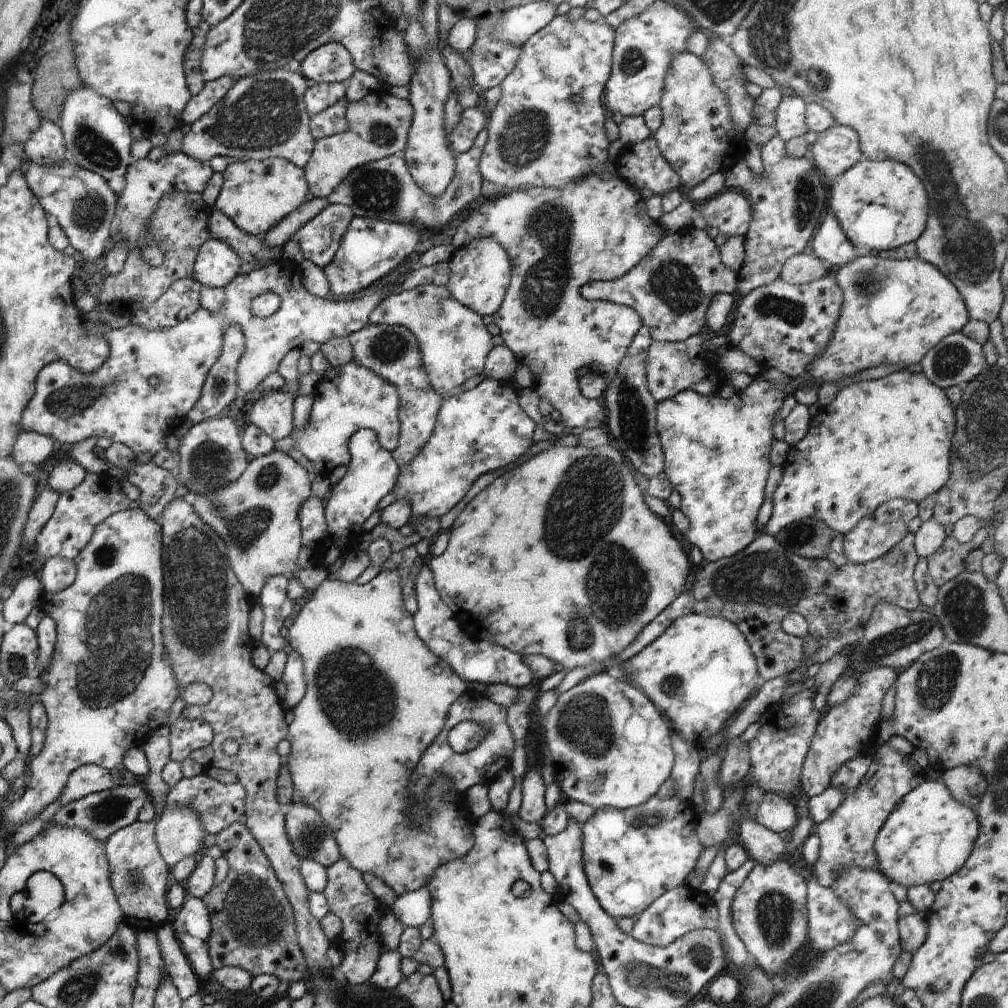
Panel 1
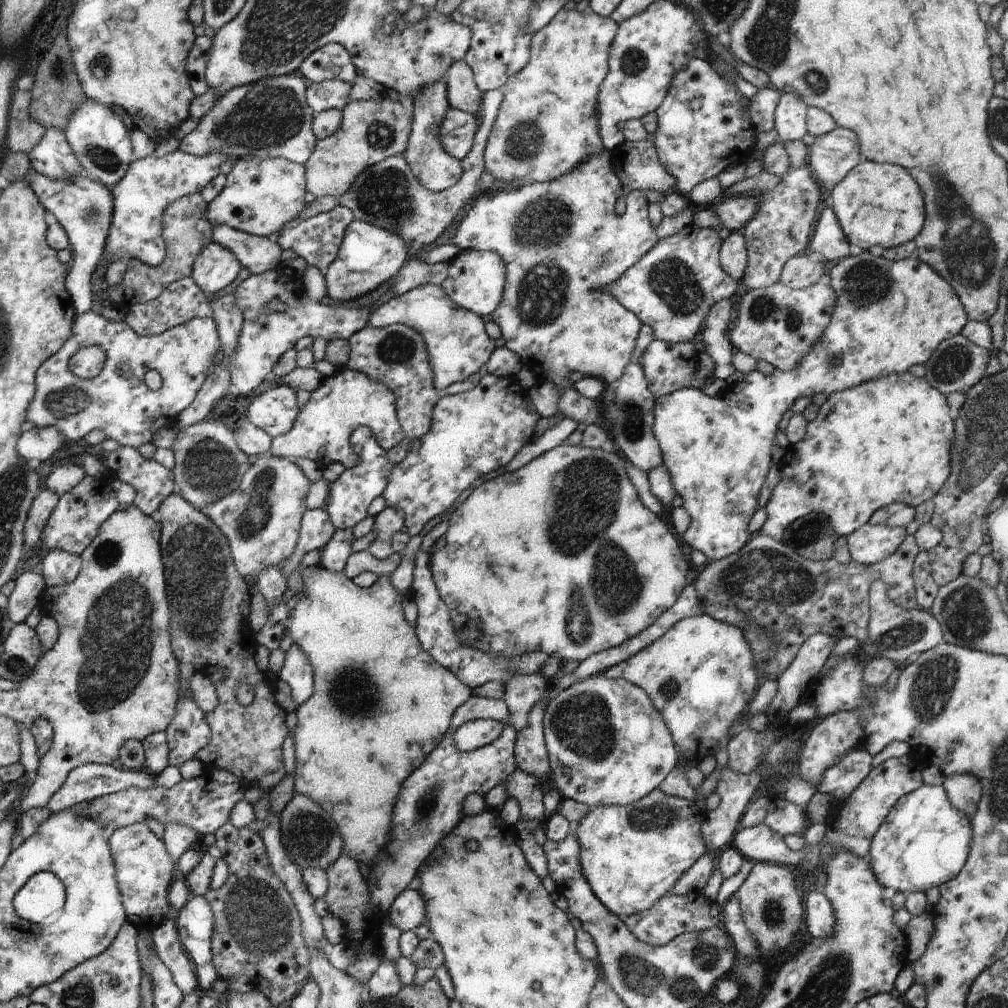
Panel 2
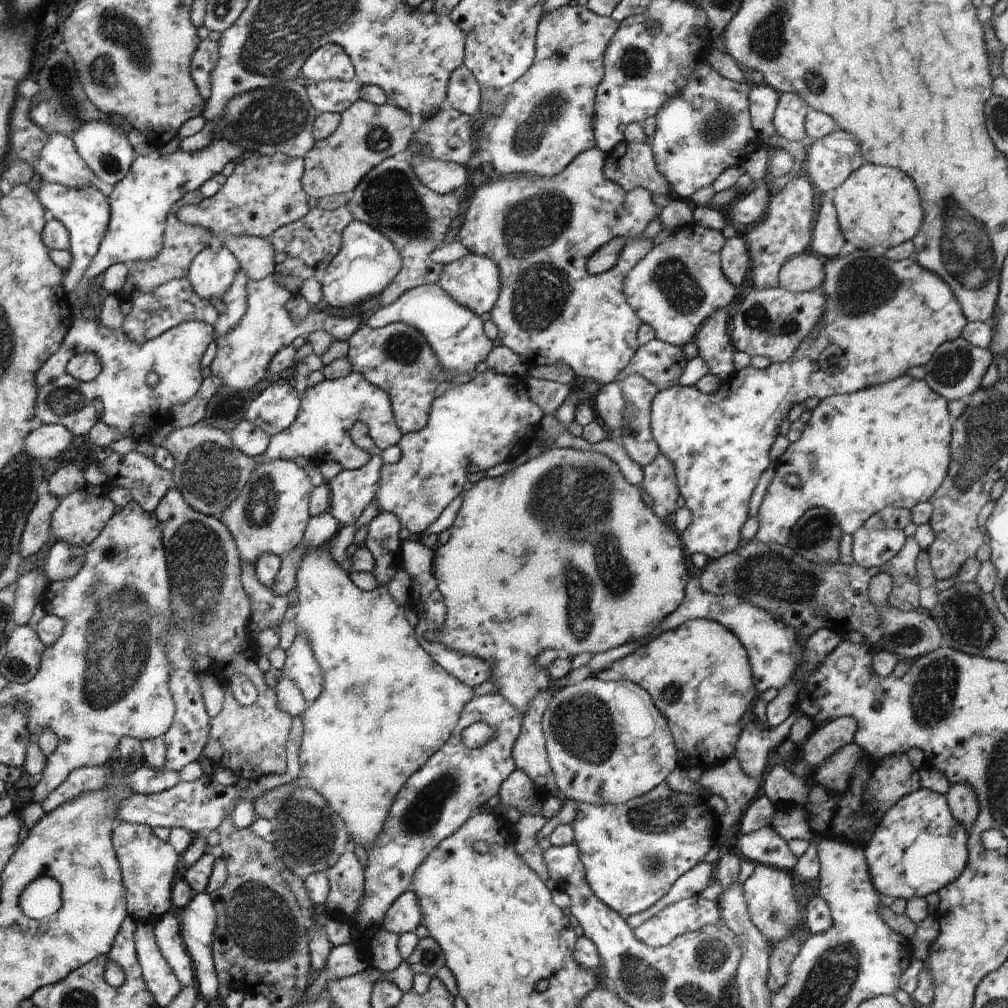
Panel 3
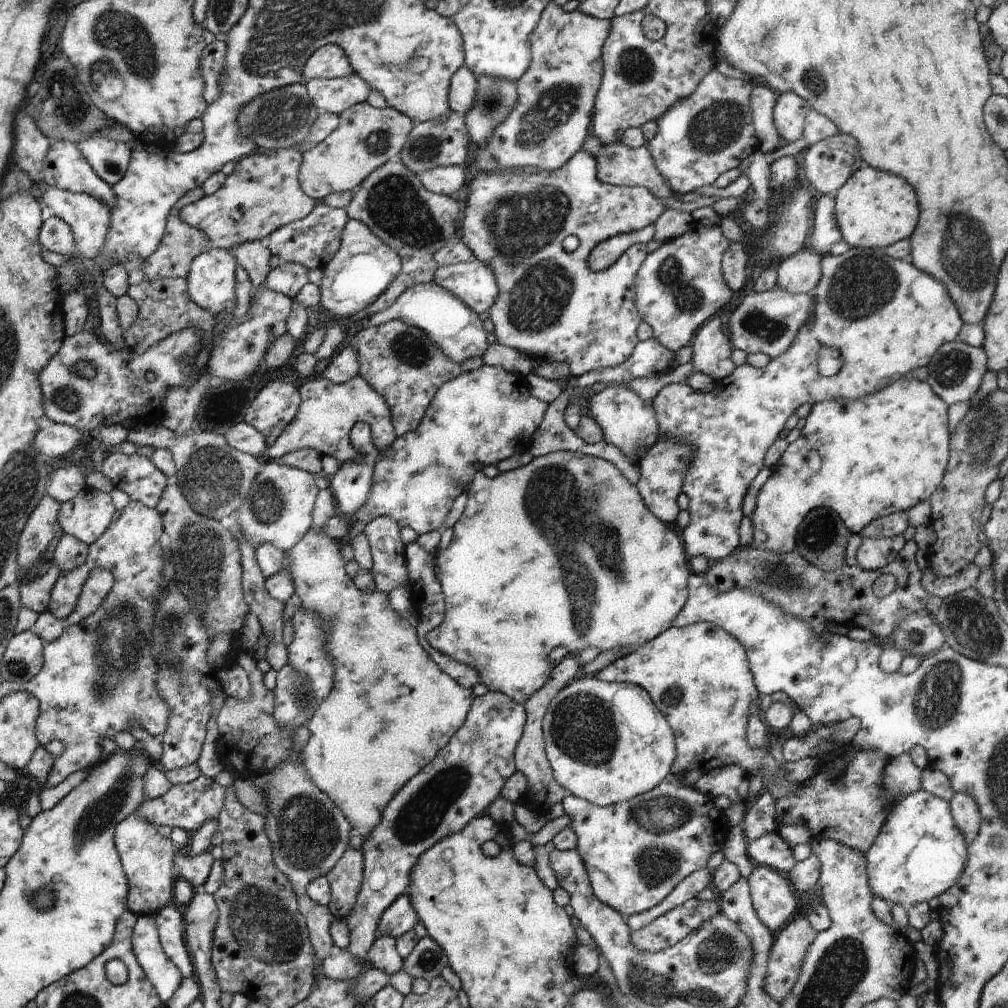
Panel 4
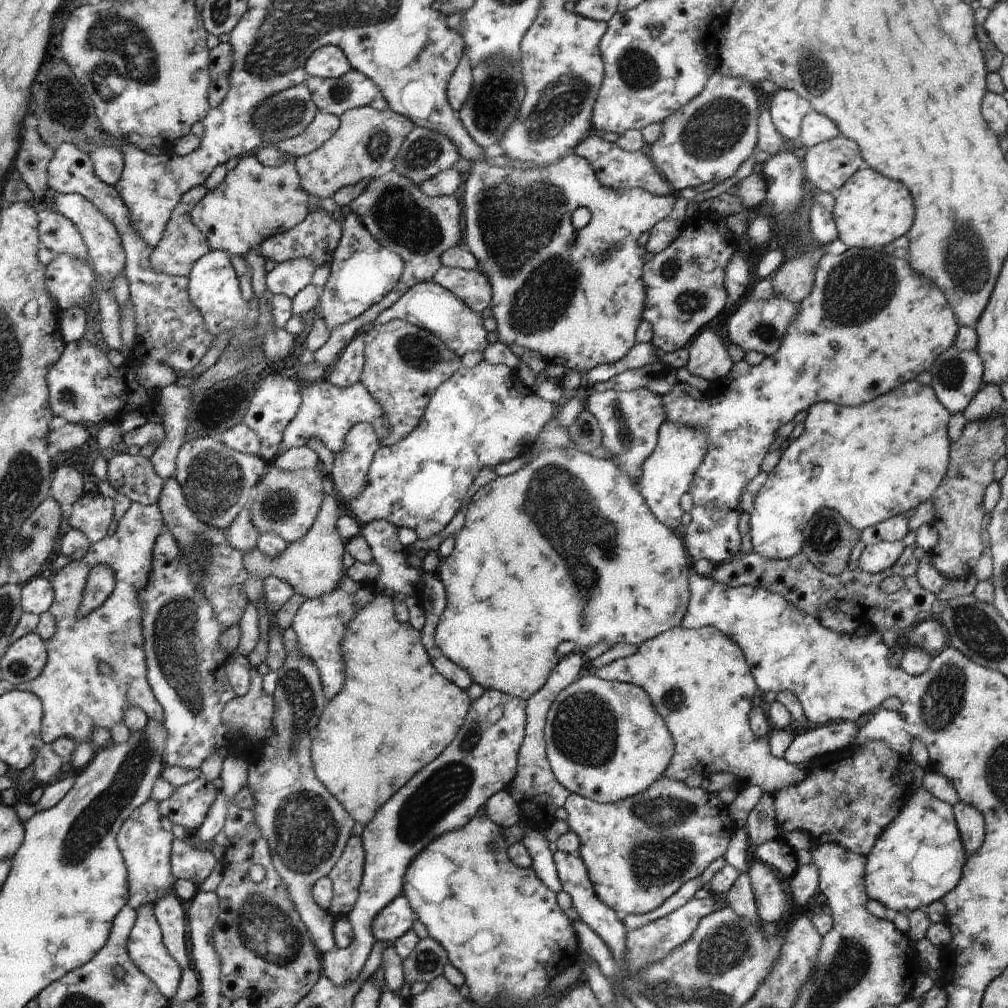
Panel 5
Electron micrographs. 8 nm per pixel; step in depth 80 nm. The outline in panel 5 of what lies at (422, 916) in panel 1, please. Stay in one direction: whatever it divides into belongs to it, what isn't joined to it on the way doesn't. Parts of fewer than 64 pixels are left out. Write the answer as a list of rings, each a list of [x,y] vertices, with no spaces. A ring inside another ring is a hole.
[[[398,896],[389,902],[375,916],[371,929],[376,941],[398,940],[406,931],[413,928],[417,914],[410,908],[405,896]]]

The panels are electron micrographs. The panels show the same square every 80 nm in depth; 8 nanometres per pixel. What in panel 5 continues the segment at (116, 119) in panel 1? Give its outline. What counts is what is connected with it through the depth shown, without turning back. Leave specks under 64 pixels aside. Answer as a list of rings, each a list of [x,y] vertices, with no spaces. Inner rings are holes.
[[[96,147],[90,152],[96,176],[113,187],[122,178],[124,168],[123,152],[119,147]]]

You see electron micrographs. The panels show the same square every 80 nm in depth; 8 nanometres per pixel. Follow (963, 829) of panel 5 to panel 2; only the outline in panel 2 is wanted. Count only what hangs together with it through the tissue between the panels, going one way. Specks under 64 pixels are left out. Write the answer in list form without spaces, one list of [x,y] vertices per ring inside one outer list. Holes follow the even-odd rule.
[[[971,775],[946,777],[943,787],[958,814],[962,813],[969,819],[976,814],[982,791],[981,784],[975,777]]]

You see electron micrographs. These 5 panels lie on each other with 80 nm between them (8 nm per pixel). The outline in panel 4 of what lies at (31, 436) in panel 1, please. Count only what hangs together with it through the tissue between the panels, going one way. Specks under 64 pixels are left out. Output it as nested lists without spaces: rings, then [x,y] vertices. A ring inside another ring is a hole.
[[[55,423],[40,429],[32,441],[41,456],[62,456],[69,450],[74,450],[82,440],[82,432],[72,425]]]

